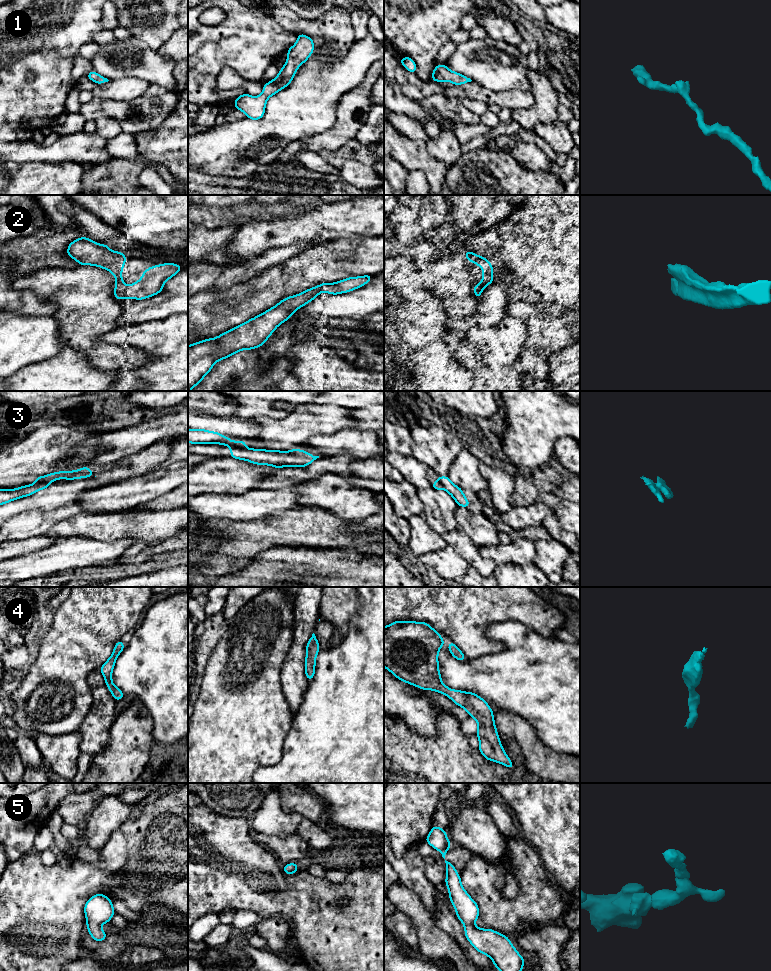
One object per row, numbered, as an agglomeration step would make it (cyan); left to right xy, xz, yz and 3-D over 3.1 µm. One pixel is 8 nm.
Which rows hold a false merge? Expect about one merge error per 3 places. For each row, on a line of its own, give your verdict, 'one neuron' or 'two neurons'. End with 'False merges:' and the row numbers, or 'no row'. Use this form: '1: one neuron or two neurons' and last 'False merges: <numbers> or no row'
1: one neuron
2: one neuron
3: two neurons
4: one neuron
5: one neuron
False merges: 3

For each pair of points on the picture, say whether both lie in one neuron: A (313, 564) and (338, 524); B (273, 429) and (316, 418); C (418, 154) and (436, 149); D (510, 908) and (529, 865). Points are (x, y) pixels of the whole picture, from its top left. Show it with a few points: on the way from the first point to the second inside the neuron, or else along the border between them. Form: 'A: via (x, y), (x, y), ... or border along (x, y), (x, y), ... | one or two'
A: border along (299, 547), (347, 547) | two
B: via (284, 429), (295, 429), (305, 421) | one
C: border along (425, 142), (427, 151), (447, 165) | two
D: via (521, 898), (529, 890), (529, 876) | one

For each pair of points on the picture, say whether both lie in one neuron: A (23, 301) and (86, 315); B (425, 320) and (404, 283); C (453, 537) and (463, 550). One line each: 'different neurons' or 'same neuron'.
A: different neurons
B: same neuron
C: same neuron

